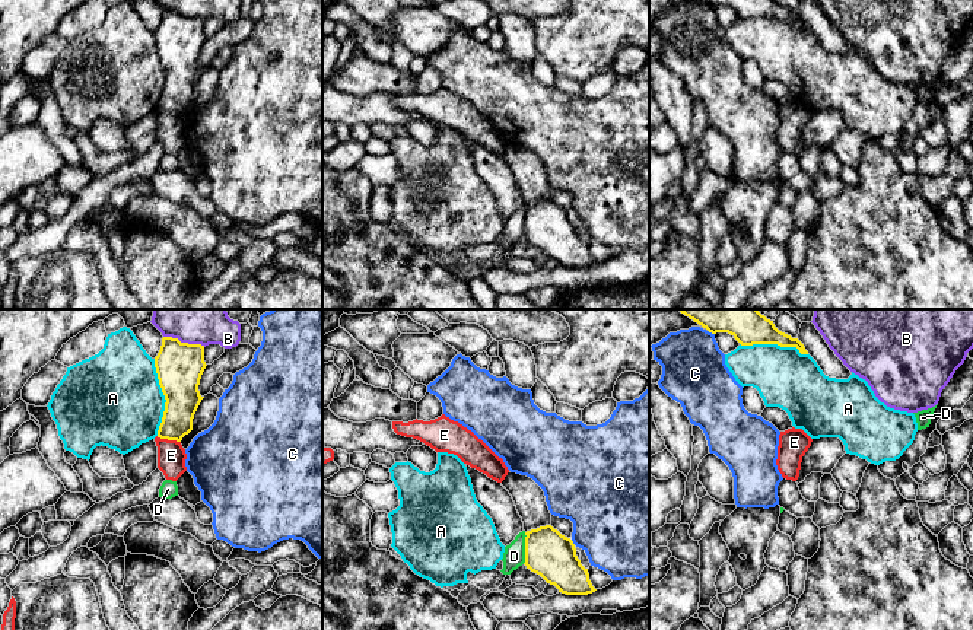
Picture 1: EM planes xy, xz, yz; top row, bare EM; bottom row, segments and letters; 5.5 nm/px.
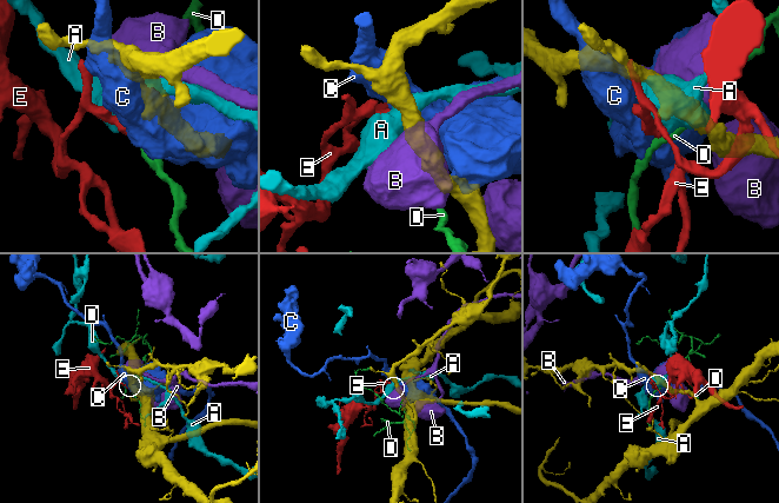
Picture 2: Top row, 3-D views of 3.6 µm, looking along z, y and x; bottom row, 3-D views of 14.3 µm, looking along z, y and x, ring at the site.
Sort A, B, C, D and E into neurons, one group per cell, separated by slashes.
A / B / C / D / E

